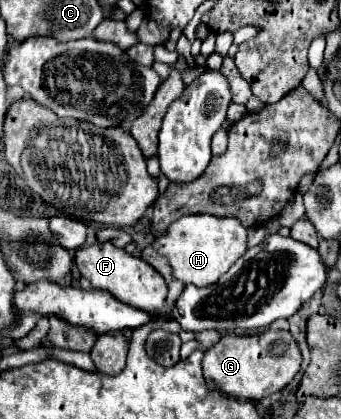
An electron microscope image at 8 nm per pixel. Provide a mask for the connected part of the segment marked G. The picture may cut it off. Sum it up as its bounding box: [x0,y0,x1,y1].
[203,330,301,400]

